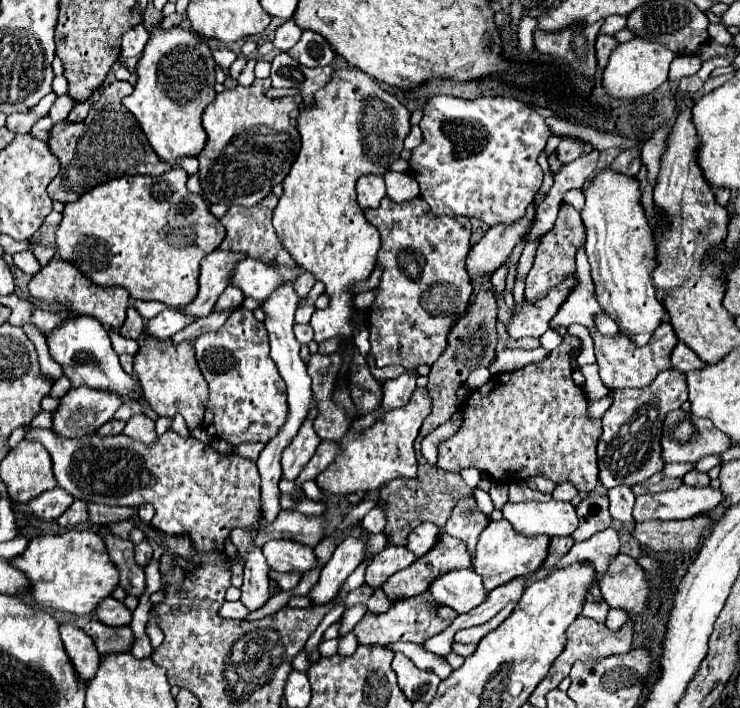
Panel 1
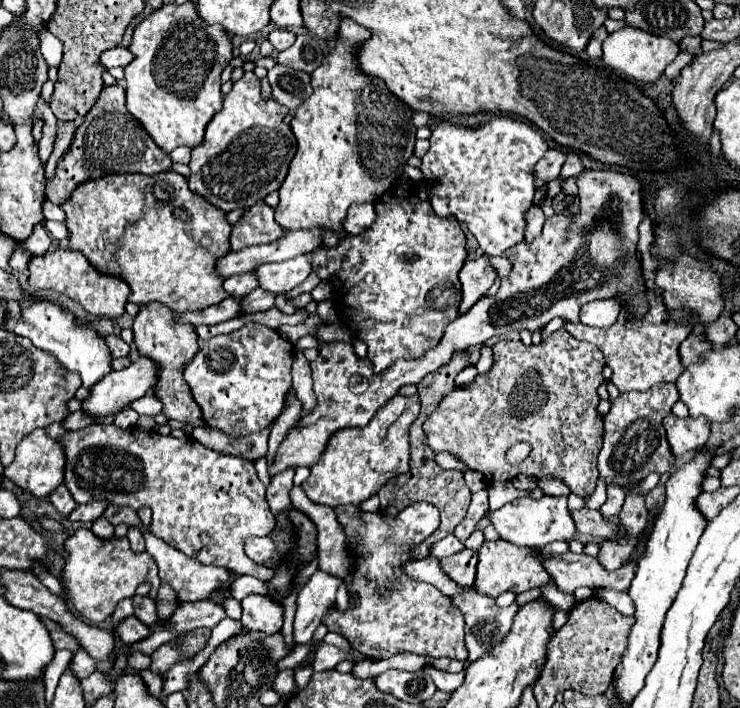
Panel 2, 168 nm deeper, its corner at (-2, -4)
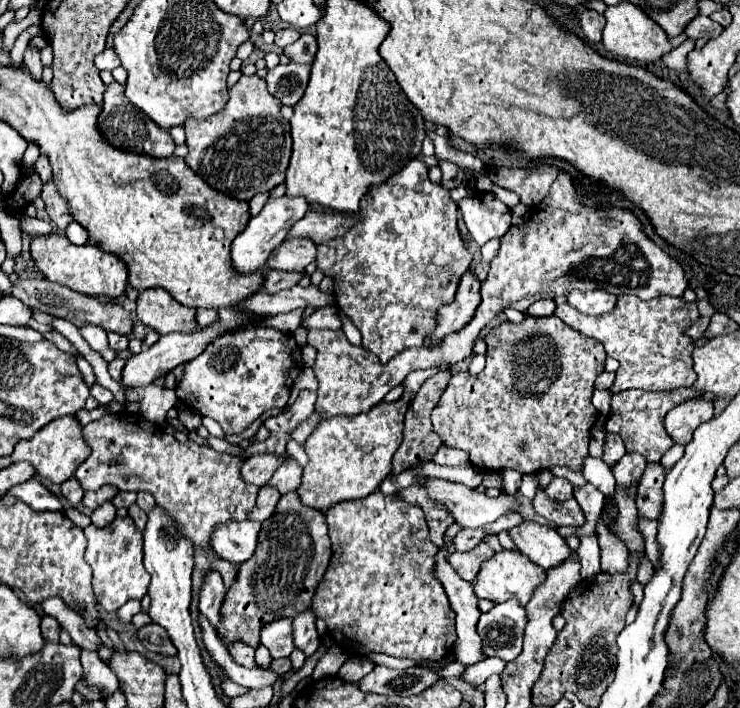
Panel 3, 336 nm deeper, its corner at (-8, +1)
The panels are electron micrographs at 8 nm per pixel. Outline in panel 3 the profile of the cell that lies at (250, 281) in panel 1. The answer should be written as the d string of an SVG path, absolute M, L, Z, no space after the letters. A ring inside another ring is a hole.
M287 240L279 248L273 250L267 268L281 272L305 272L307 264L315 260L317 246L311 240Z

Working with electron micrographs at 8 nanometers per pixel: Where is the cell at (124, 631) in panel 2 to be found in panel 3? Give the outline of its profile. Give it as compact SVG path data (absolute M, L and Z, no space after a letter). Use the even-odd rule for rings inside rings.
M151 622L151 624L145 624L137 630L137 638L143 642L145 648L149 648L151 652L159 652L159 654L177 654L177 650L173 648L165 628L161 628L159 624Z

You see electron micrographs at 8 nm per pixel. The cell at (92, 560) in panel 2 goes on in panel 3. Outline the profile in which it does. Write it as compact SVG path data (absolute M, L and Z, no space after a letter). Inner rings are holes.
M117 518L105 528L95 528L89 524L85 530L87 552L85 562L93 570L93 592L97 602L107 612L117 612L129 598L143 598L149 588L149 572L143 566L143 534L135 530L133 520Z

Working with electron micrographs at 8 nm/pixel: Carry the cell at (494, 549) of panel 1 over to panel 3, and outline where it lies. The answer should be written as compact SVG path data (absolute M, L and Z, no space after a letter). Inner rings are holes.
M501 550L501 552L495 552L489 560L485 560L485 564L481 564L481 570L475 582L475 592L479 598L489 598L495 604L505 602L509 598L517 598L521 604L527 604L533 592L545 582L545 578L547 578L547 572L541 566L533 564L519 550Z

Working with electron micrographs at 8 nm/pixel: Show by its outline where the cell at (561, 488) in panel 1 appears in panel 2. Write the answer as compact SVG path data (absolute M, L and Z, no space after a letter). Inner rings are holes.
M551 475L539 477L539 479L537 479L537 487L539 487L545 495L569 495L569 487L567 487L563 481L559 481L559 479L551 477Z

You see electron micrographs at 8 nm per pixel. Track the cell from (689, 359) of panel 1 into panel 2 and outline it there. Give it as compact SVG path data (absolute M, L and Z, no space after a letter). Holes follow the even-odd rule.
M693 331L693 333L681 343L681 349L679 349L683 365L687 367L687 365L699 361L701 355L703 355L707 349L711 349L711 341L709 341L703 333L695 333L695 331Z

